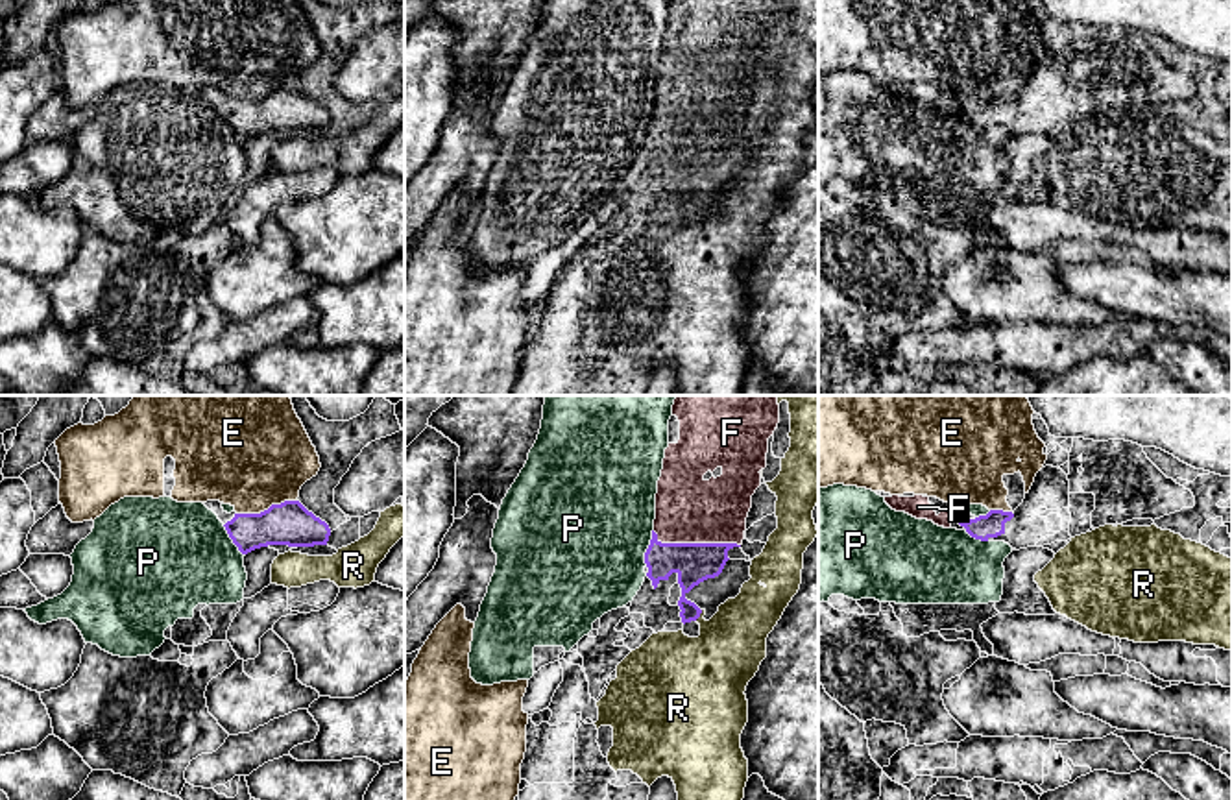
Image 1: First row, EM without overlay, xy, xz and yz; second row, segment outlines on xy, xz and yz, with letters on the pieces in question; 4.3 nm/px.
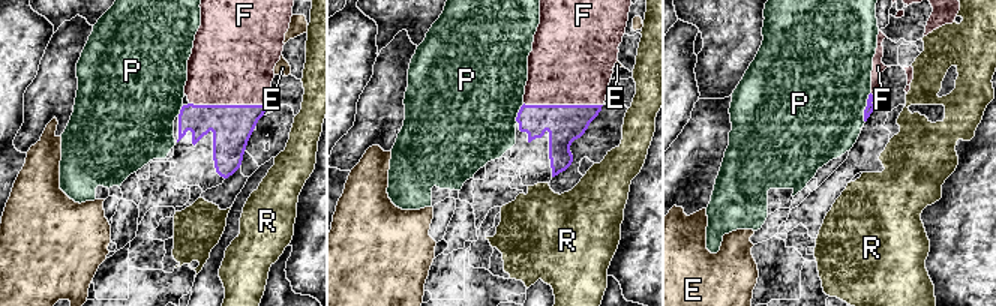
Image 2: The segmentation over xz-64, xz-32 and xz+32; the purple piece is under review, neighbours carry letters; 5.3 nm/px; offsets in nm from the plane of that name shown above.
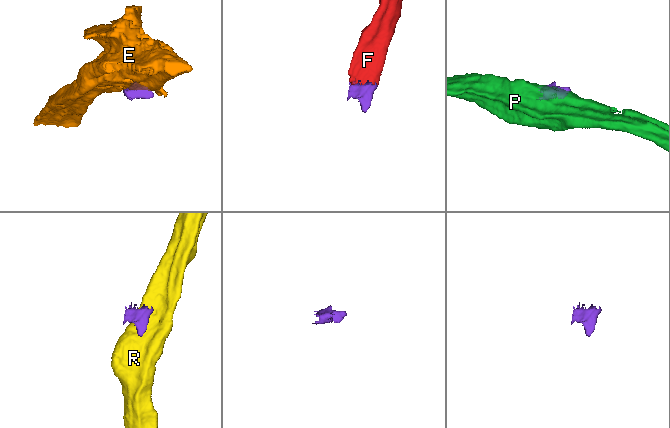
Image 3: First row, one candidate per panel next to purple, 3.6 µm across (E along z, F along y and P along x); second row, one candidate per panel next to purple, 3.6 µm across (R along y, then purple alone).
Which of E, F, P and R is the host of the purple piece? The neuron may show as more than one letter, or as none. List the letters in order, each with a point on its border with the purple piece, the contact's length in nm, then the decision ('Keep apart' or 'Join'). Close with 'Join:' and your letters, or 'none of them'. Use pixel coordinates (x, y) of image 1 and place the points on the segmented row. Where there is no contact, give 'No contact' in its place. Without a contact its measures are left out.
E: Touches purple at xy (268, 509). Shared border 280 nm. Keep apart
F: Touches purple at xz (695, 544). Shared border 380 nm. Join
P: Touches purple at xz (649, 547). Shared border 160 nm. Keep apart
R: Touches purple at xz (699, 616). Shared border 60 nm. Keep apart
Join: F

